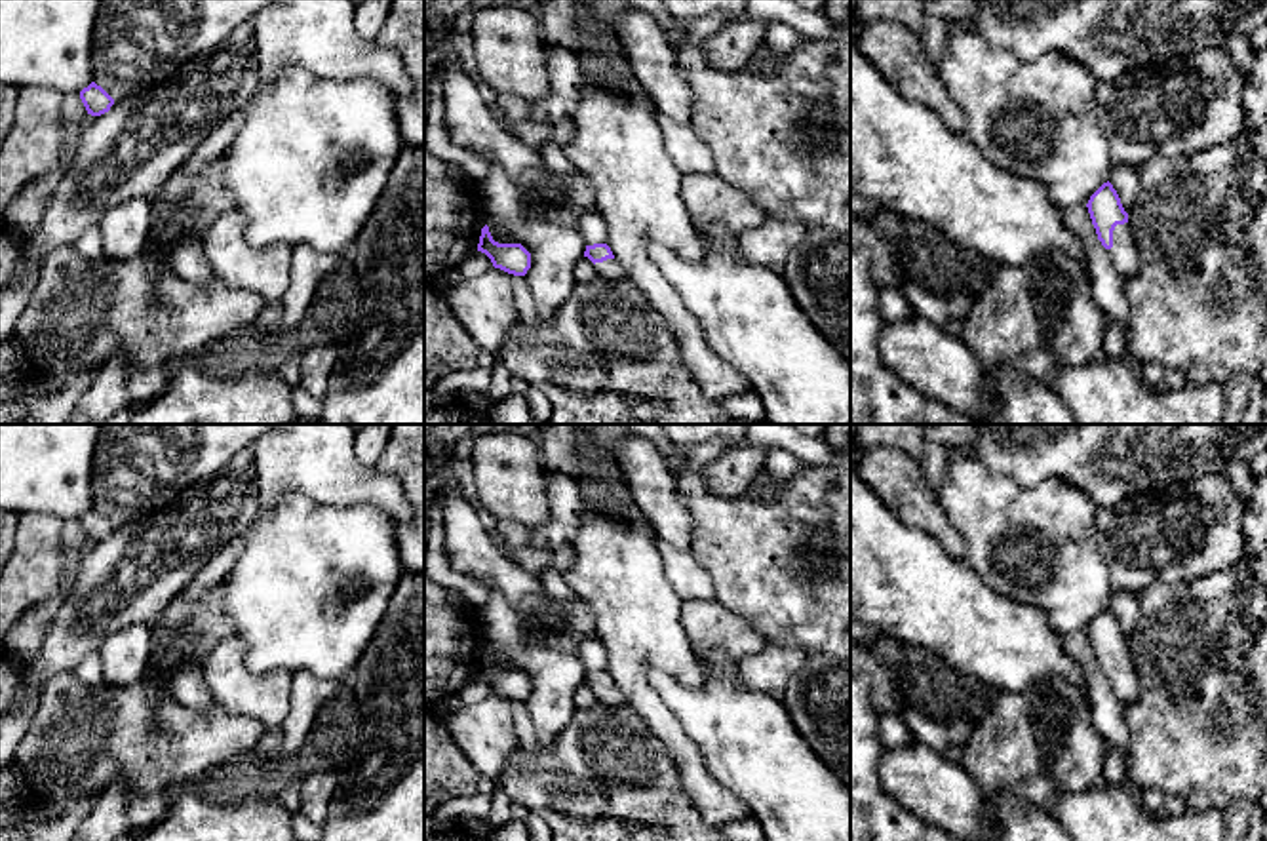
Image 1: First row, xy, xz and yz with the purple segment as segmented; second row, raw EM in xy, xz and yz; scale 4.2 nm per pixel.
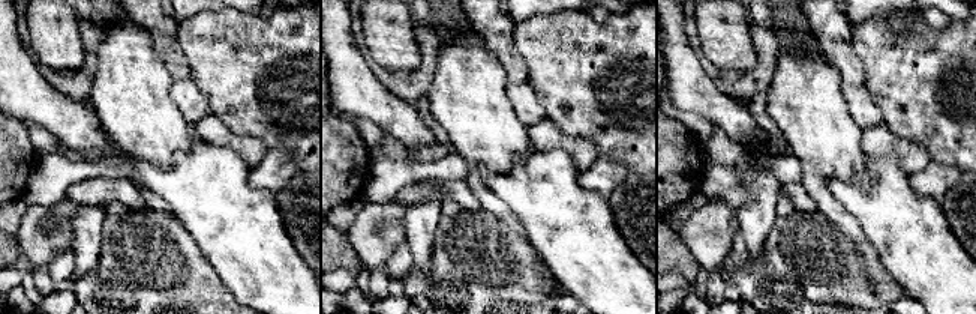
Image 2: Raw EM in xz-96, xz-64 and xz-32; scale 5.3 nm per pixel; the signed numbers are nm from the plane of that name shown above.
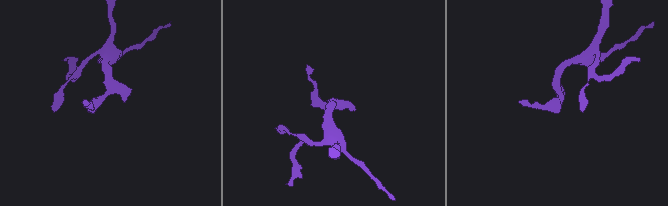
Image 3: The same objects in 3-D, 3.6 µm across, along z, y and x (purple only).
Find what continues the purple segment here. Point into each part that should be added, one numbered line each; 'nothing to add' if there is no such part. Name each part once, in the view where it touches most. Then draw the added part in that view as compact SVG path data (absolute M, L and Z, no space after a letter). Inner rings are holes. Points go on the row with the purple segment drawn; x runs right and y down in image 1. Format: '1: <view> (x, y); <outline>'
1: yz (1125, 257); M1128 223L1115 226L1113 247L1107 251L1113 266L1122 278L1128 280L1140 272L1141 261Z

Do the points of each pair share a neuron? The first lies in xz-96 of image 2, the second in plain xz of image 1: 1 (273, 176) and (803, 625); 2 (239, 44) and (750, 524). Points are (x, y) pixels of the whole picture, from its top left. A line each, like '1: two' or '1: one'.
1: two
2: one

